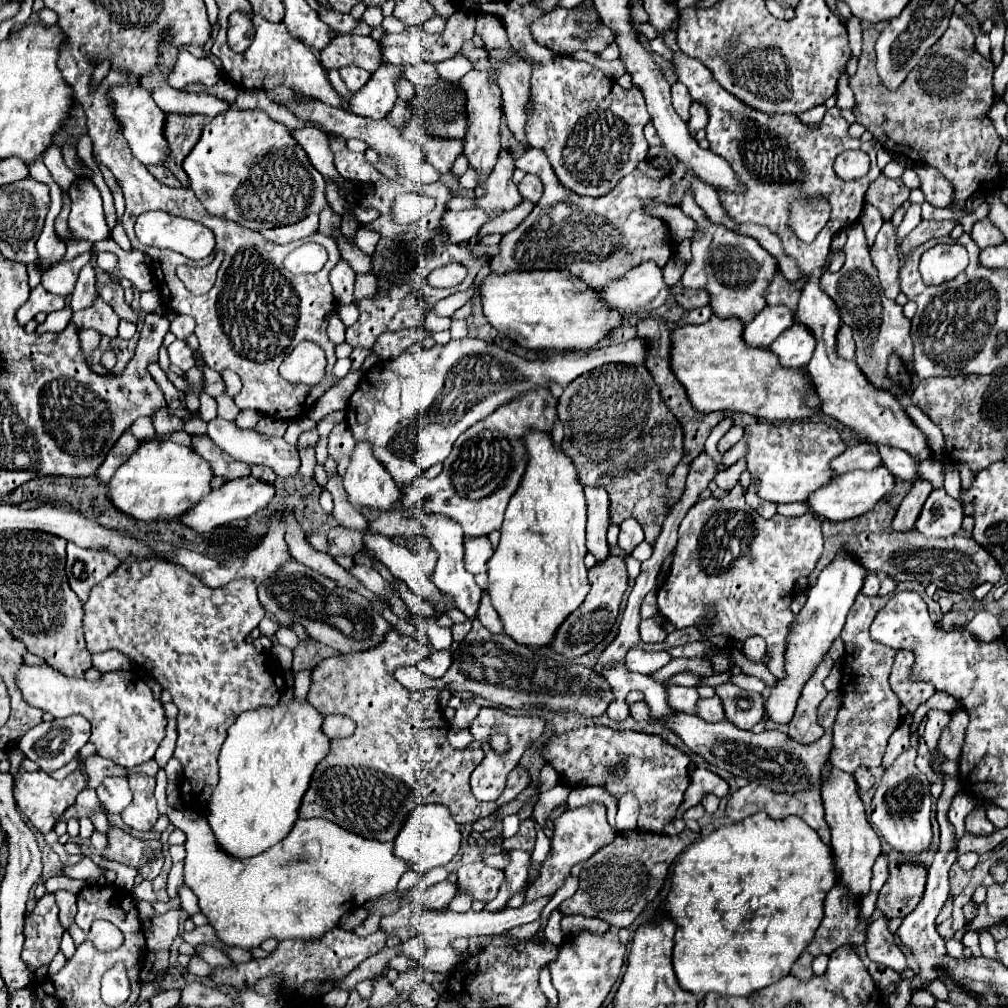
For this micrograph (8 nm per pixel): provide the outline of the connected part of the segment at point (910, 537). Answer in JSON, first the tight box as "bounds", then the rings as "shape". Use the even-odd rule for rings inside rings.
{"bounds":[808,501,1000,593],"shape":[[[880,501],[870,513],[864,513],[860,517],[846,521],[822,521],[824,553],[818,565],[814,567],[814,573],[810,573],[808,583],[814,585],[822,567],[830,563],[830,559],[840,547],[846,547],[850,553],[854,553],[868,571],[890,575],[894,581],[918,581],[922,585],[934,583],[938,589],[954,593],[972,593],[984,581],[992,585],[1000,581],[1000,565],[974,539],[958,535],[948,539],[926,539],[916,529],[908,533],[896,533],[892,529],[894,513],[896,509],[890,503]]]}

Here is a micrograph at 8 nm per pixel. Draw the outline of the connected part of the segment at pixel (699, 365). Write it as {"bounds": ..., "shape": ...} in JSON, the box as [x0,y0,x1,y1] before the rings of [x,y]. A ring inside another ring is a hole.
{"bounds":[672,315,820,421],"shape":[[[716,315],[708,323],[672,331],[672,371],[684,385],[694,409],[702,413],[738,411],[768,421],[794,421],[820,413],[820,407],[806,405],[806,397],[816,395],[806,369],[782,369],[770,349],[746,345],[742,331],[744,323],[738,317],[722,319]]]}

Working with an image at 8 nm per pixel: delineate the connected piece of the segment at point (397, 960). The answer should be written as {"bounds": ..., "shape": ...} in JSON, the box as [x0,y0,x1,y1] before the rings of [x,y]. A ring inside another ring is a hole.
{"bounds":[388,955,416,973],"shape":[[[400,955],[400,957],[394,957],[394,959],[392,959],[392,963],[390,963],[388,967],[396,969],[398,973],[404,973],[404,971],[408,971],[408,969],[416,967],[416,963],[414,963],[410,957],[406,957],[406,955]]]}

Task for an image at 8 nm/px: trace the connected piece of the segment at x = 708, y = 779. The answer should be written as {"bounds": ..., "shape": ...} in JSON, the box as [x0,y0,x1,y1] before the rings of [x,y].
{"bounds":[676,769,728,817],"shape":[[[696,769],[690,775],[690,787],[686,791],[684,803],[682,803],[682,807],[680,807],[676,817],[682,817],[682,813],[688,807],[698,805],[706,793],[714,793],[718,797],[724,797],[724,795],[728,795],[728,783],[720,775],[716,775],[716,773],[708,771],[708,769]]]}

